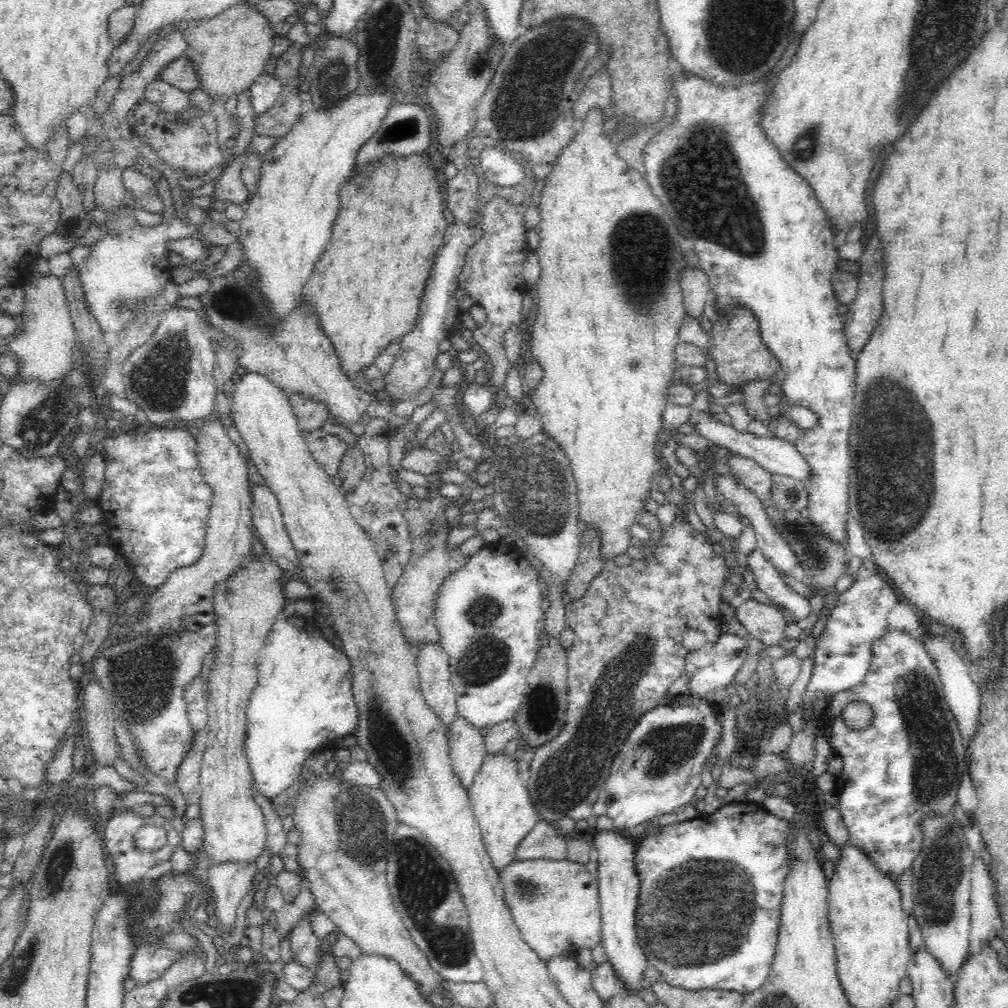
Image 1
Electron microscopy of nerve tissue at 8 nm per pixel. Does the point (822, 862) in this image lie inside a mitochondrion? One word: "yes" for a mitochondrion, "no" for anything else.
no

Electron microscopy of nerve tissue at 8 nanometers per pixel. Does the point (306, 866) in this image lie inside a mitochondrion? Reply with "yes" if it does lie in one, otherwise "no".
no

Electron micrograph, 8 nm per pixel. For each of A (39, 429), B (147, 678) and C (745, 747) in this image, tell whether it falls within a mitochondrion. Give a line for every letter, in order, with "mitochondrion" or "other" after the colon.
A: mitochondrion
B: mitochondrion
C: other

